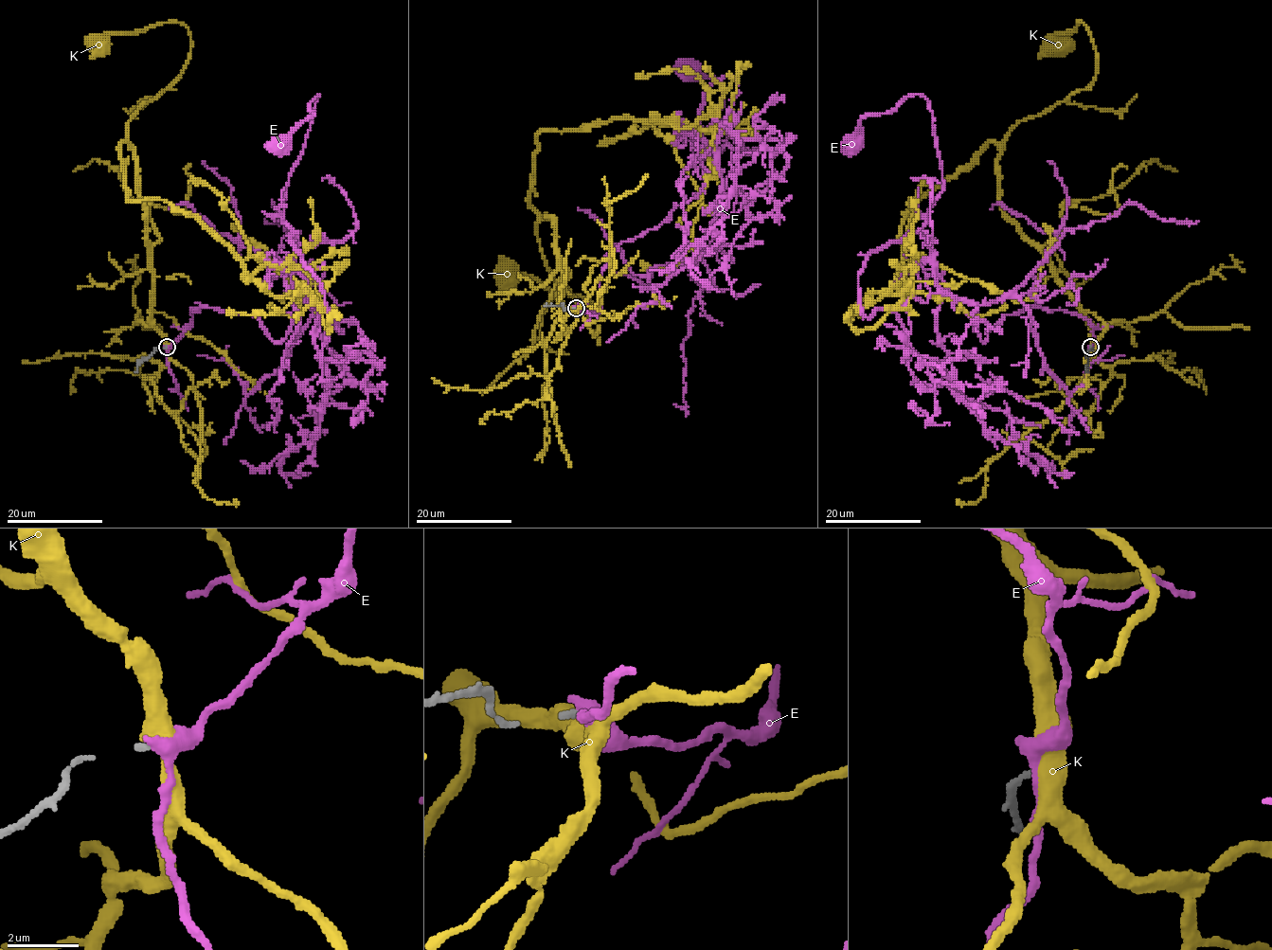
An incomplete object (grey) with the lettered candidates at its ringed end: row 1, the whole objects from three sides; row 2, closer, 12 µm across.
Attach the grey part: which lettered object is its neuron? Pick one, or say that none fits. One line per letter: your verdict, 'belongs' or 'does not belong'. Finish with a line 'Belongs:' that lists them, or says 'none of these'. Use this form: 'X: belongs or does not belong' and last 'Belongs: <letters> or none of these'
E: does not belong
K: does not belong
Belongs: none of these

